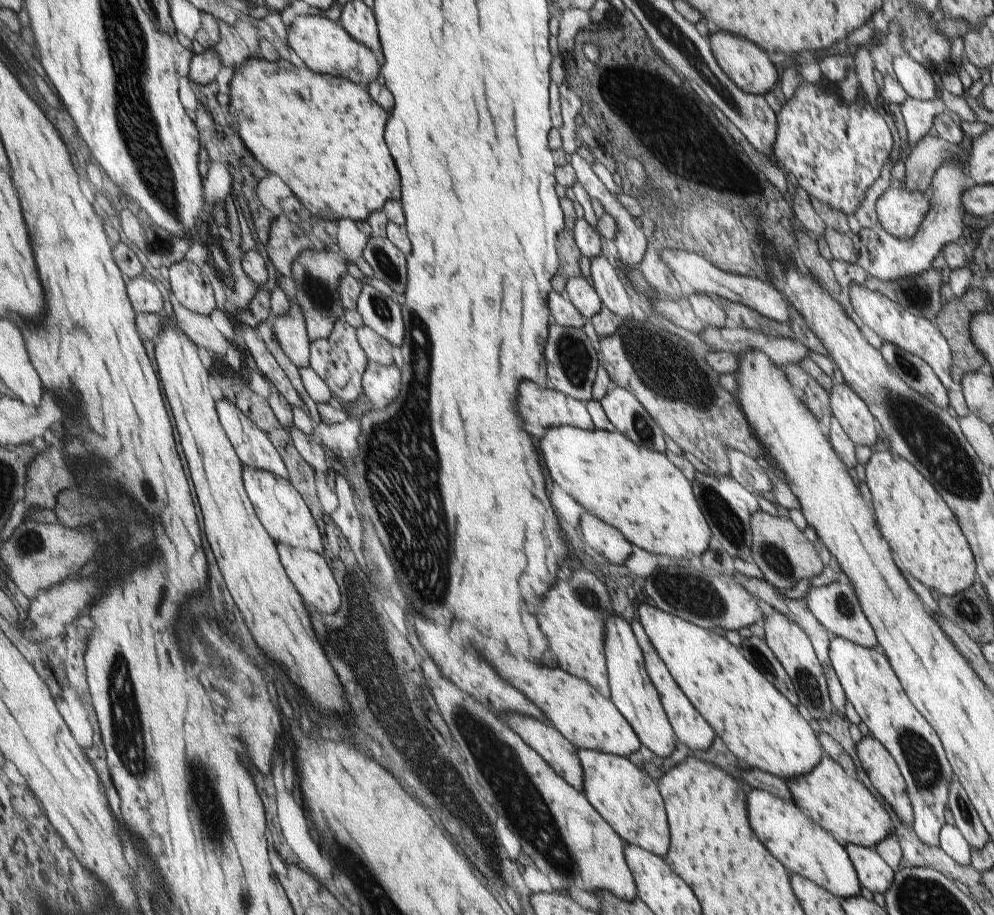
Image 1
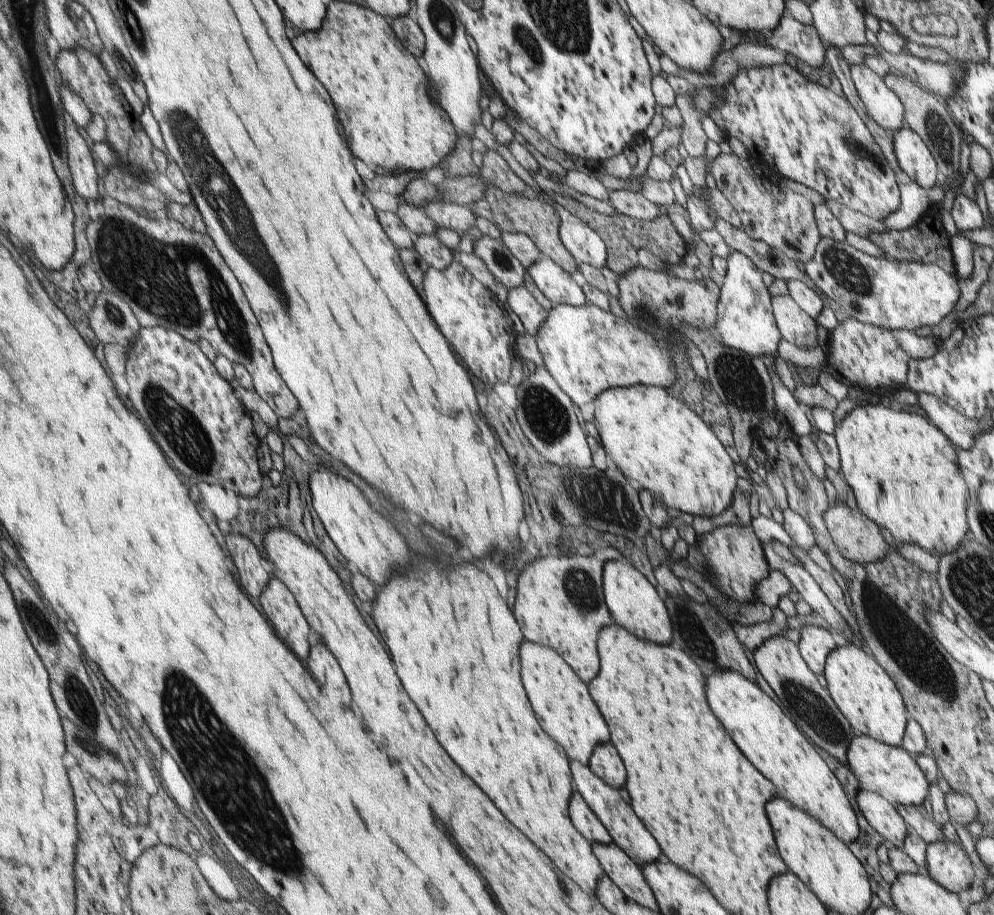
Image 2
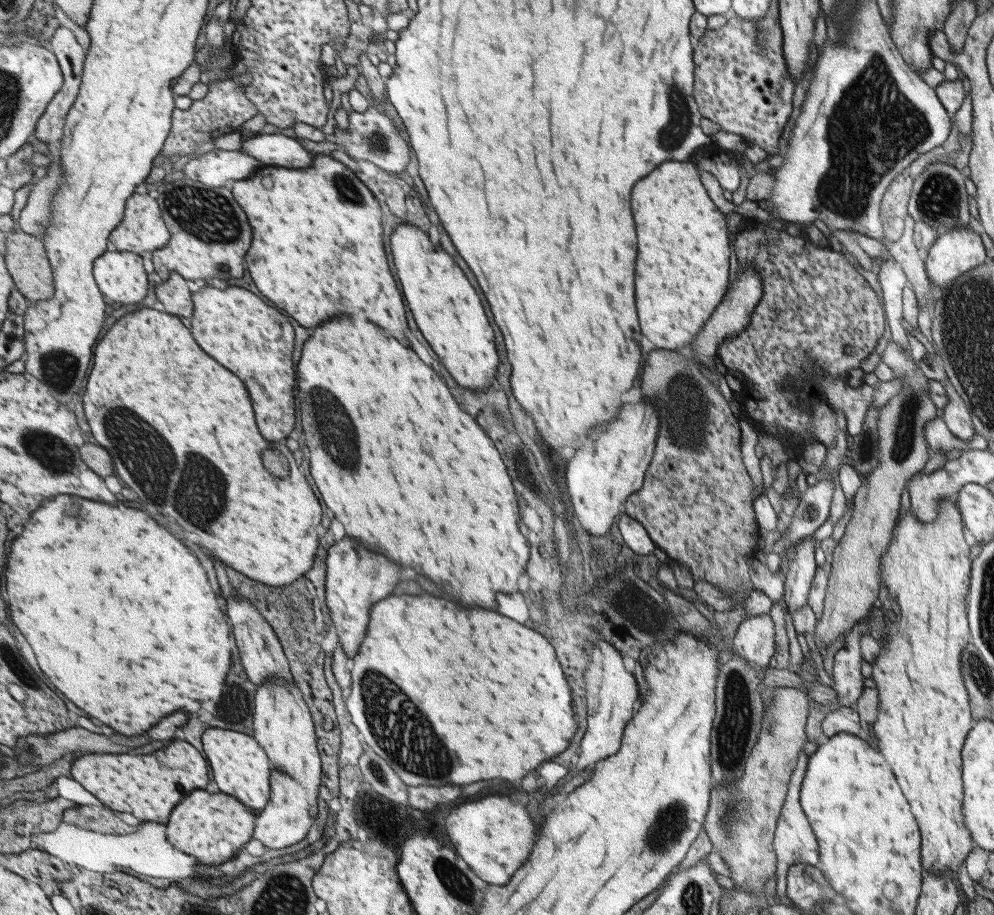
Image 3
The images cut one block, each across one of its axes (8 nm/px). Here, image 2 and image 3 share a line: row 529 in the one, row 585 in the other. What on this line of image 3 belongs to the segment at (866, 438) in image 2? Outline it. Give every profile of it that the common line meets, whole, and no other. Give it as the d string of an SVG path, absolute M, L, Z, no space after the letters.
M954 497L941 499L937 501L937 515L933 521L918 521L911 511L905 512L903 516L899 514L899 522L895 523L895 528L891 531L891 542L888 544L886 552L879 560L879 581L885 586L887 594L893 599L893 605L896 612L897 633L889 635L889 640L885 640L885 644L880 647L879 653L875 661L871 664L870 679L875 682L874 690L877 692L877 719L873 721L873 726L869 728L870 739L875 742L876 747L889 764L905 800L909 802L909 810L919 826L919 836L921 836L921 866L923 871L929 873L939 873L939 871L951 871L957 874L957 864L963 860L967 852L971 850L971 836L963 825L963 814L961 814L961 801L963 801L963 784L961 784L961 745L965 741L965 735L973 726L975 721L970 715L970 706L968 705L968 693L963 688L961 682L961 674L959 674L959 656L965 648L965 644L969 642L969 631L967 630L967 622L965 620L965 596L967 596L967 578L969 578L969 546L965 544L963 538L963 524L961 524L961 514L957 512Z

